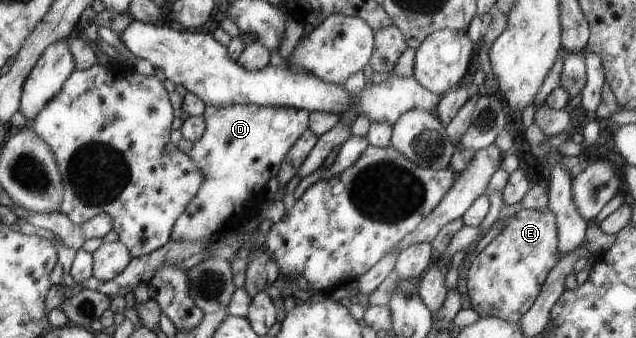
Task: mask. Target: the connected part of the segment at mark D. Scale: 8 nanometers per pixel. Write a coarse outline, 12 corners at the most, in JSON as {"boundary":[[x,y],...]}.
{"boundary":[[208,105],[171,241],[255,221],[306,110]]}

